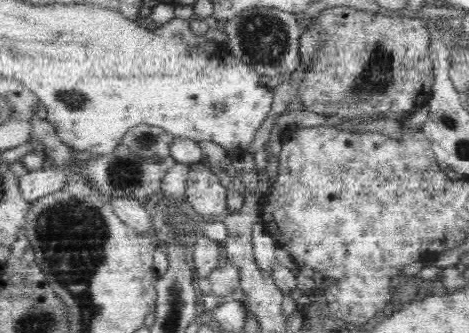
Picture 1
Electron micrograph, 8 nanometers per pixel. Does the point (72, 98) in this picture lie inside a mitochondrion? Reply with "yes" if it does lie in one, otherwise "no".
yes

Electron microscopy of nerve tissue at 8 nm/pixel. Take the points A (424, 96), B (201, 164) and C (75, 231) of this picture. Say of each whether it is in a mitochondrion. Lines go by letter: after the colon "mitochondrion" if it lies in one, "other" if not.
A: other
B: other
C: mitochondrion

